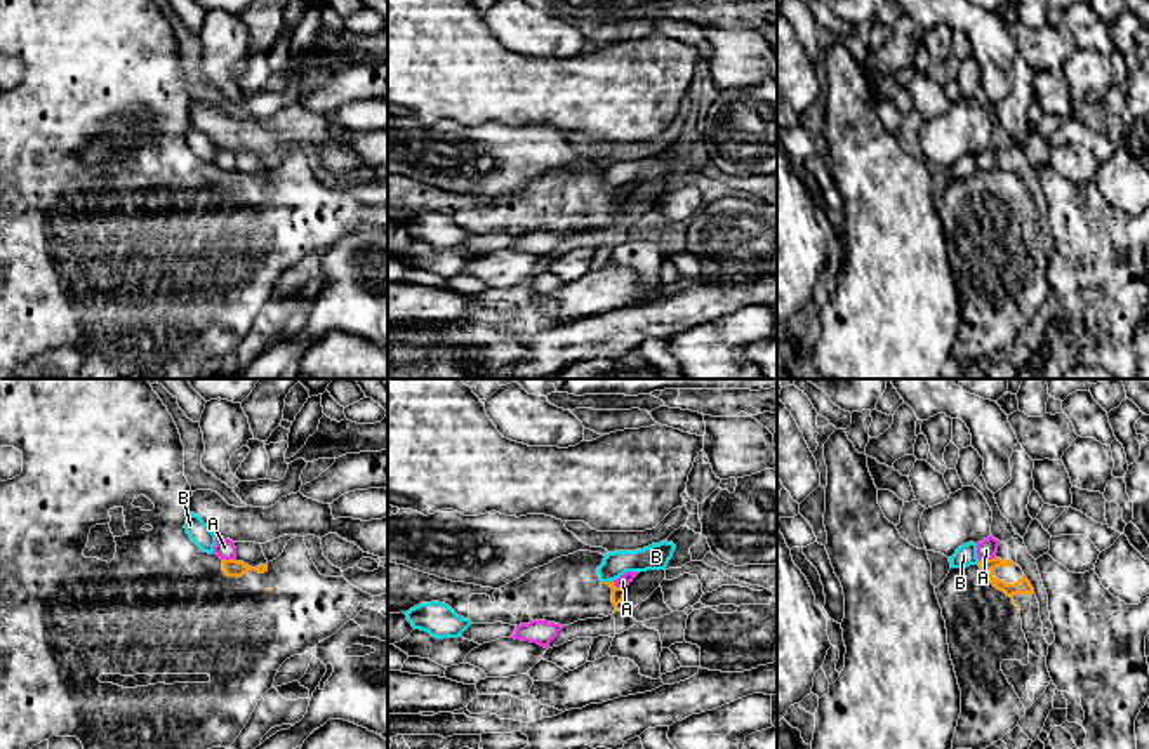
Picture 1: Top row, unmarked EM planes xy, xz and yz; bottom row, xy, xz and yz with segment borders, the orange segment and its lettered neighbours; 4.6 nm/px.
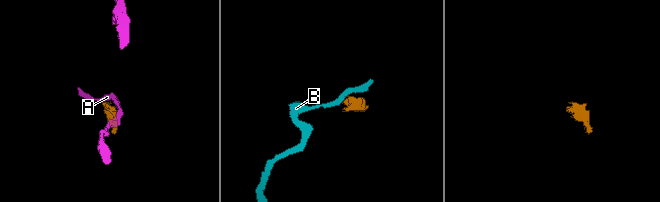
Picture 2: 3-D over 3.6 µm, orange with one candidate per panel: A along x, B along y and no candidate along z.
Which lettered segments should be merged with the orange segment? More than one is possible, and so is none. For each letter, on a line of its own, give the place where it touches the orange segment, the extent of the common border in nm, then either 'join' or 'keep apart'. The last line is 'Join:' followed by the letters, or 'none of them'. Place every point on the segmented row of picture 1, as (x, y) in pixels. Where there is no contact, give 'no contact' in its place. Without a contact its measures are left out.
A: meets orange in yz at (986, 560); contact 80 nm long; keep apart
B: meets orange in xz at (607, 583); contact 60 nm long; keep apart
Join: none of them

